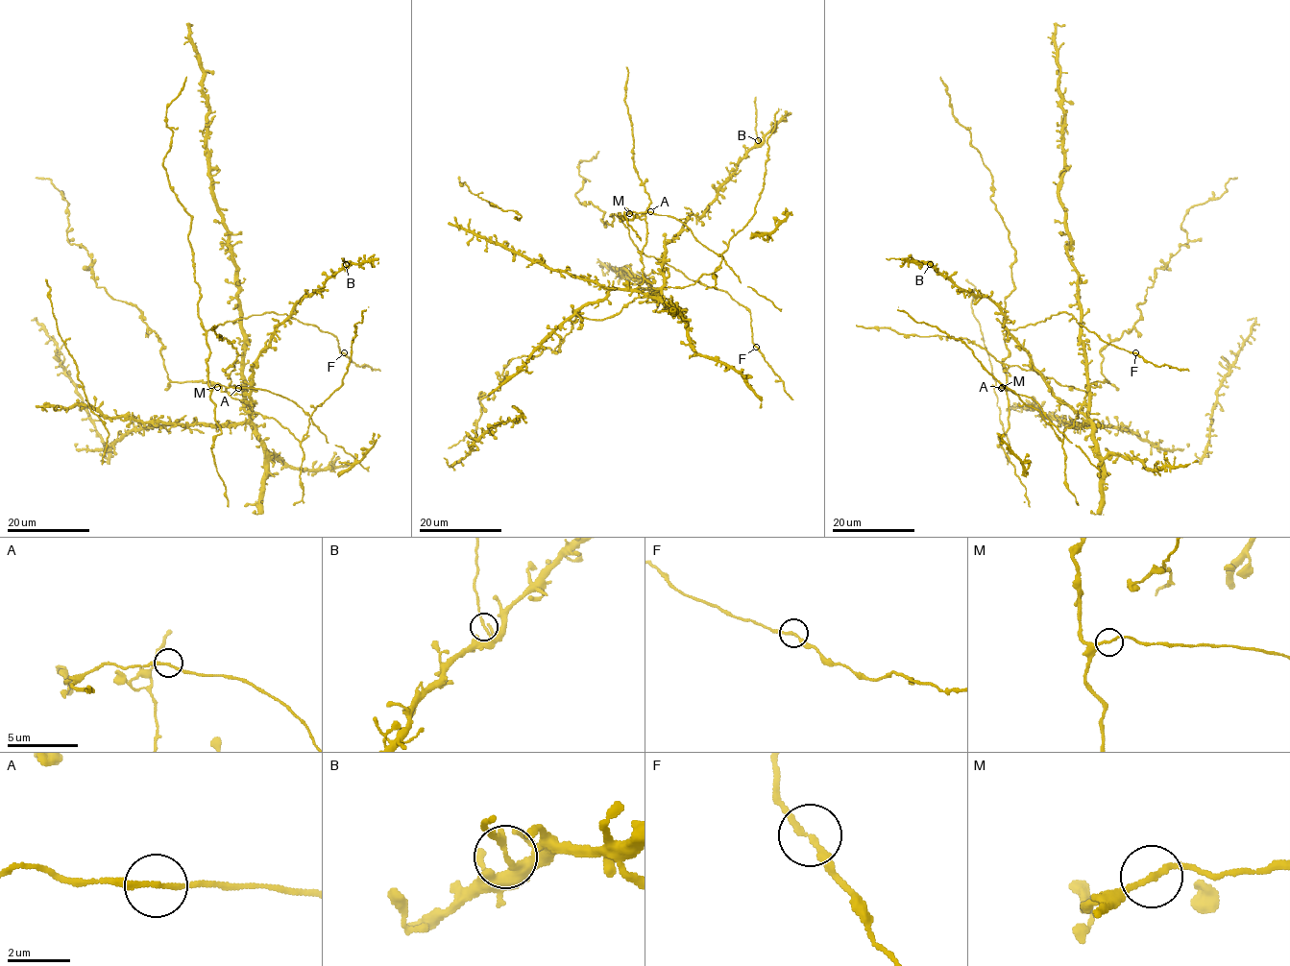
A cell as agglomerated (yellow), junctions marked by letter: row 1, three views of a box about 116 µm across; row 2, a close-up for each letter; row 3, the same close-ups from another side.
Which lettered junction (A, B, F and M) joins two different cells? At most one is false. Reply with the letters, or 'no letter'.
B

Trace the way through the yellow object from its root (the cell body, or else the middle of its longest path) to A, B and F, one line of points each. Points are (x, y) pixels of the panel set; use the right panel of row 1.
A: (1059, 438), (1042, 418), (1045, 413), (1034, 400), (1000, 388)
B: (1059, 438), (1074, 424), (1077, 412), (1054, 396), (1005, 326), (1002, 310), (985, 296), (963, 291), (930, 264)
F: (1059, 438), (1034, 400), (1002, 388), (1007, 384), (1006, 333), (1065, 312), (1103, 341), (1135, 352)

